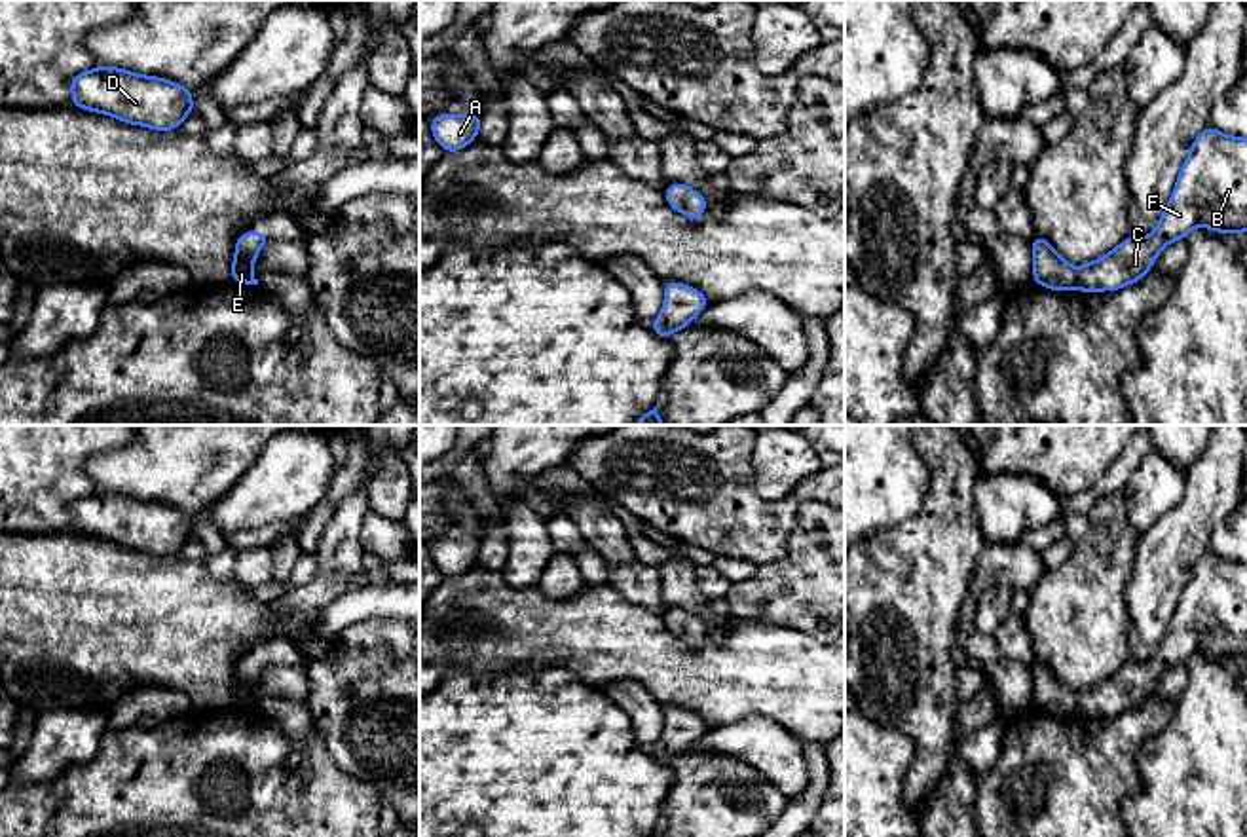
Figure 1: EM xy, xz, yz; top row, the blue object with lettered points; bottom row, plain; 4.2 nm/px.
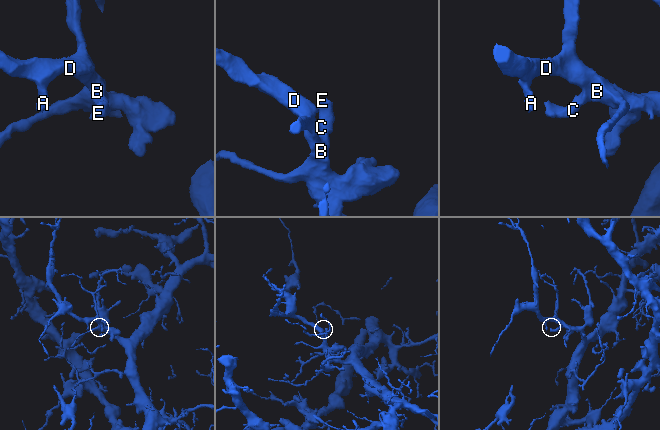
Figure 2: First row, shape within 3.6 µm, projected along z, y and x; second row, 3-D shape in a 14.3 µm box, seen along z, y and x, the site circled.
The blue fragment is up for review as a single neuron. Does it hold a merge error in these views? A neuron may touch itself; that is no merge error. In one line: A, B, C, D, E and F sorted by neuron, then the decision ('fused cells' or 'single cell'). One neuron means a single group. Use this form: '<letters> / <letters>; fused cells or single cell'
A B C D E F; single cell

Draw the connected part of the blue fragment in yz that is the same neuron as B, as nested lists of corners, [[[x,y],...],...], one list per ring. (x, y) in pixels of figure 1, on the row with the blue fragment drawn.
[[[1213,125],[1194,139],[1171,199],[1150,235],[1127,237],[1082,268],[1072,268],[1050,241],[1034,235],[1033,281],[1050,290],[1120,290],[1150,273],[1160,251],[1184,239],[1196,226],[1207,226],[1215,233],[1247,232],[1247,139],[1222,135]]]

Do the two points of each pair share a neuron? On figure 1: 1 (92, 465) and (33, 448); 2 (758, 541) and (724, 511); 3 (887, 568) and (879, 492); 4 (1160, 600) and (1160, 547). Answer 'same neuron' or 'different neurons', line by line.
1: different neurons
2: same neuron
3: different neurons
4: same neuron

